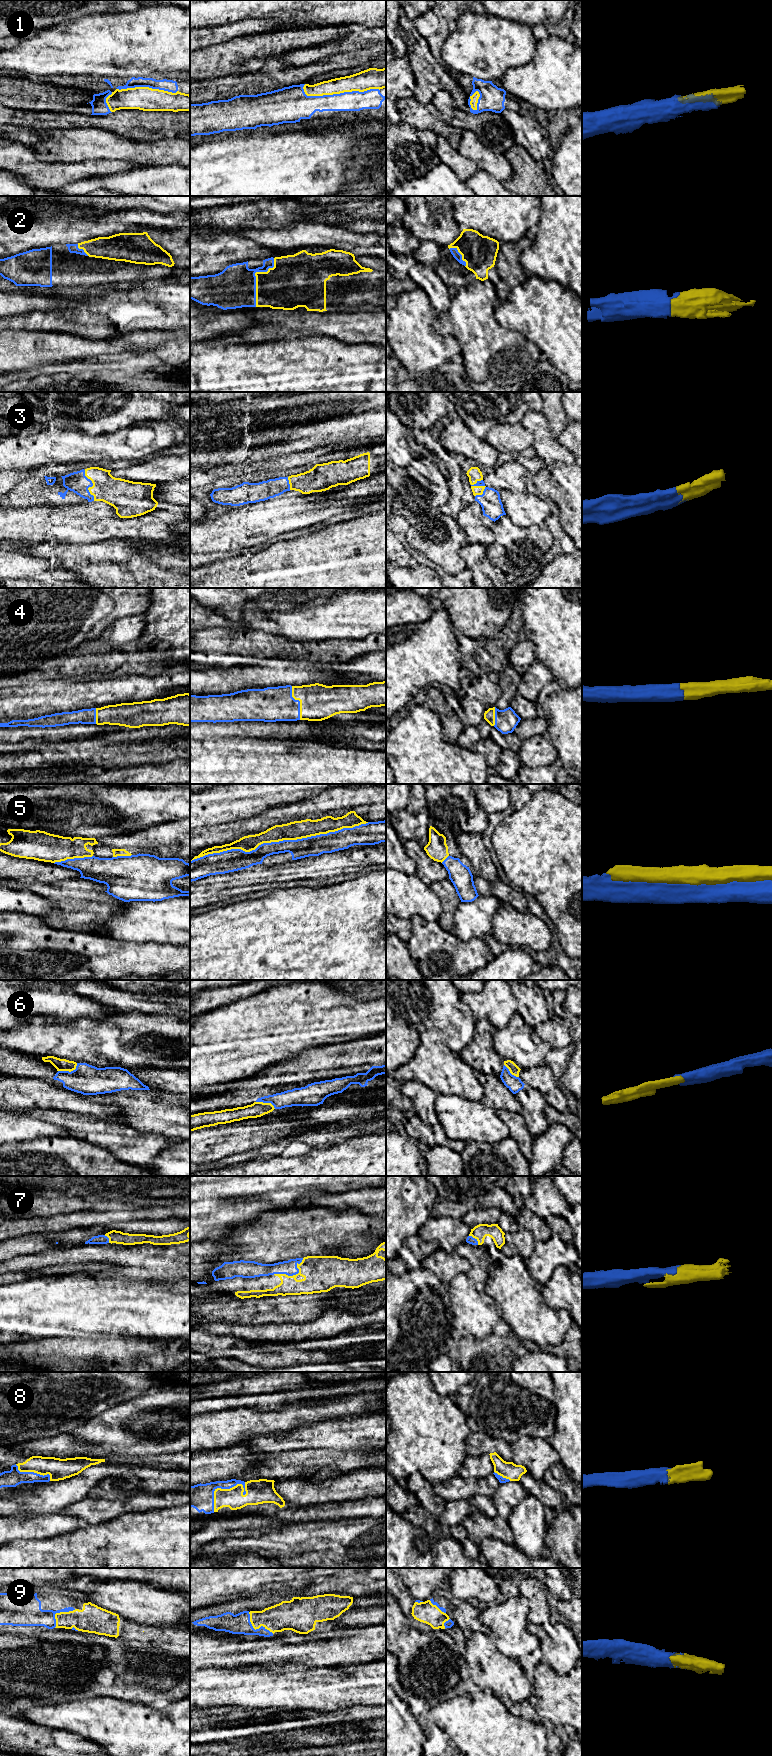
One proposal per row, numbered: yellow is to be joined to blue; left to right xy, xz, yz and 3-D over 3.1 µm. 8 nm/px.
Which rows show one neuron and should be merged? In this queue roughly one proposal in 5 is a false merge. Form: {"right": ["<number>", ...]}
{"right": ["1", "2", "3", "4", "6", "7", "8", "9"]}

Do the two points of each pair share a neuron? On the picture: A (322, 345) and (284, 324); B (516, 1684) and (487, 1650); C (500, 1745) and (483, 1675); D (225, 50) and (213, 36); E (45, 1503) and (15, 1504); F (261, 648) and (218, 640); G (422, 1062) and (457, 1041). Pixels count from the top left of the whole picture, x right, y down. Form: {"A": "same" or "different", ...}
{"A": "different", "B": "same", "C": "different", "D": "different", "E": "same", "F": "same", "G": "different"}

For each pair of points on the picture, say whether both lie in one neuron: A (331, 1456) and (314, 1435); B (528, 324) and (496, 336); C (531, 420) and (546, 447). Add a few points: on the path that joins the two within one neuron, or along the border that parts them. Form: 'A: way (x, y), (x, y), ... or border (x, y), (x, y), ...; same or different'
A: border (301, 1449), (342, 1449), (348, 1451); different
B: border (493, 315), (501, 326), (519, 331), (532, 342); different
C: way (538, 427), (543, 440); same

